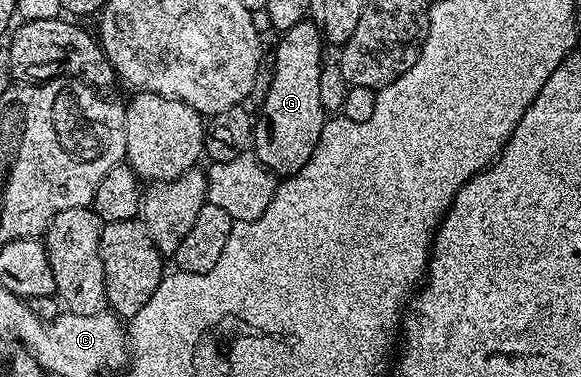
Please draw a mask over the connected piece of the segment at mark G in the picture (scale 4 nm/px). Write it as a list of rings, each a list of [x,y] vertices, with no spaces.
[[[308,19],[297,23],[297,27],[289,27],[289,31],[281,34],[278,40],[269,95],[265,98],[260,117],[258,114],[253,125],[253,152],[255,158],[272,173],[290,175],[309,163],[317,147],[317,139],[321,139],[325,120],[325,110],[321,103],[325,38],[320,26]]]

